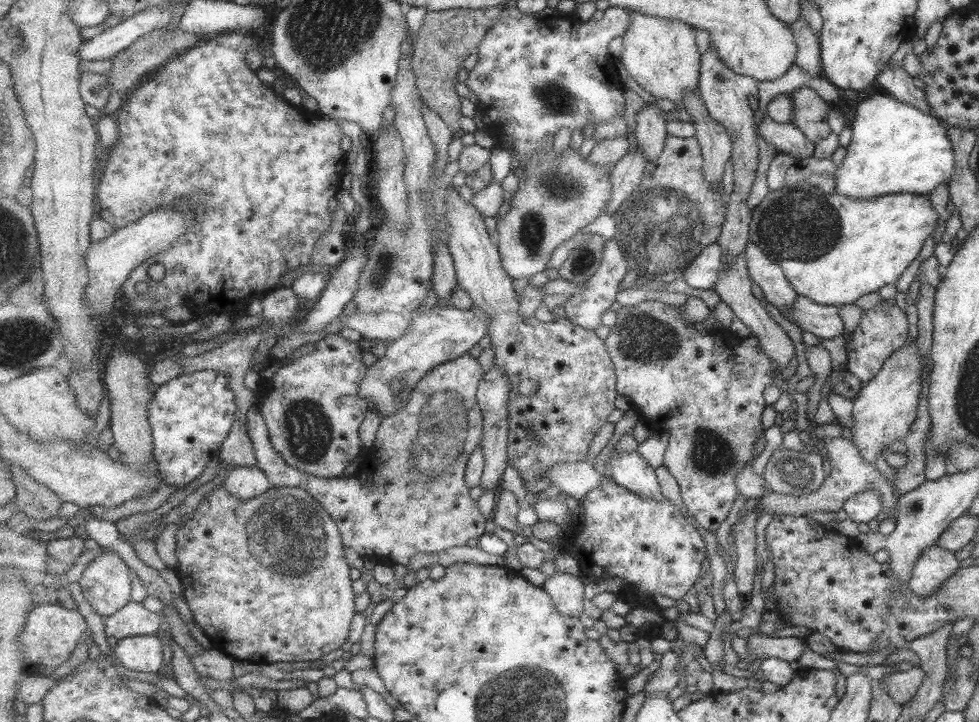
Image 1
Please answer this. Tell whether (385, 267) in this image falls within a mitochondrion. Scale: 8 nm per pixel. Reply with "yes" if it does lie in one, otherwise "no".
yes

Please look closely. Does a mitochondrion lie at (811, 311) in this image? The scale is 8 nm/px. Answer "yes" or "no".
no

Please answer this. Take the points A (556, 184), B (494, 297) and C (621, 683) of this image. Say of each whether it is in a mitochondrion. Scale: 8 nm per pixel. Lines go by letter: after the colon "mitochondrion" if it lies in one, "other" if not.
A: mitochondrion
B: other
C: other

